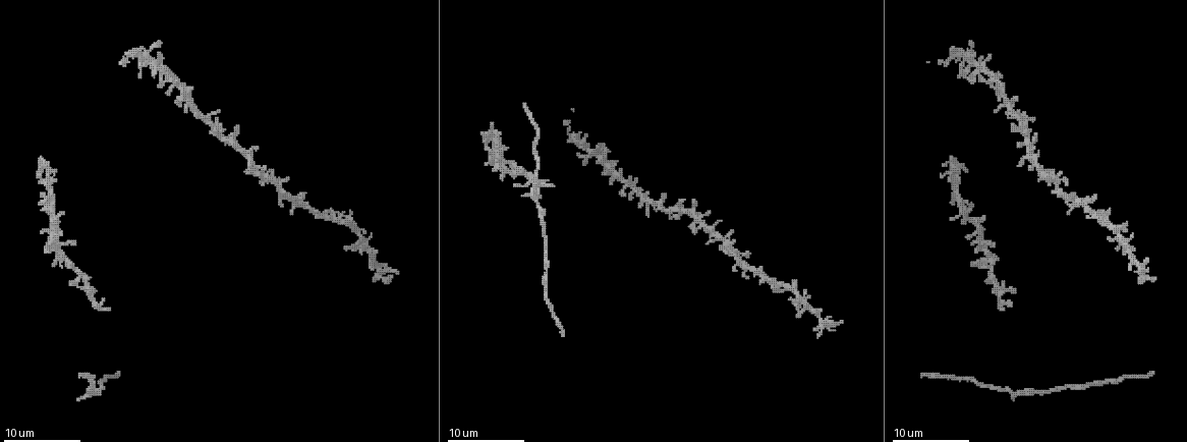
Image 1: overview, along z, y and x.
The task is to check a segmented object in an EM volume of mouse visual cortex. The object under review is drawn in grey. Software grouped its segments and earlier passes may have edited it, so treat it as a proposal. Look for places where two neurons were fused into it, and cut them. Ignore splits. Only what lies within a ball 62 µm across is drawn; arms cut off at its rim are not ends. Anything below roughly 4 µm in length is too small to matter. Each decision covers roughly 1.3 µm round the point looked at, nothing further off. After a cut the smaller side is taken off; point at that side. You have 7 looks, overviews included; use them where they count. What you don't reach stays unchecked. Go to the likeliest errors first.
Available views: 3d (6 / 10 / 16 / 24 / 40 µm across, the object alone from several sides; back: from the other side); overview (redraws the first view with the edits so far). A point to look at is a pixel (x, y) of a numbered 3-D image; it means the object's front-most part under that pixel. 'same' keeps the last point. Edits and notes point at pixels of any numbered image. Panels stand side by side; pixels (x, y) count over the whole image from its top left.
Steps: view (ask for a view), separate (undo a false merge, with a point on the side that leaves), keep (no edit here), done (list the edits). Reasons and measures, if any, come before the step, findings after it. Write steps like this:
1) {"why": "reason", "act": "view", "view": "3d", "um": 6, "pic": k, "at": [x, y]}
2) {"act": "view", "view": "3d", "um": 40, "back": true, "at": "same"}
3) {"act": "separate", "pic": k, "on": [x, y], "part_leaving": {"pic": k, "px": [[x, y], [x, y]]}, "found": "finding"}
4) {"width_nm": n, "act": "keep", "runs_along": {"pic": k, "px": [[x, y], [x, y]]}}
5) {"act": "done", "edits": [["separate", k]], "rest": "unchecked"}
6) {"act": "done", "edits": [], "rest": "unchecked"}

{"act": "view", "view": "3d", "um": 10, "pic": 1, "at": [999, 309]}

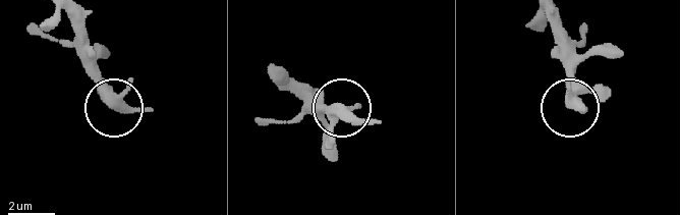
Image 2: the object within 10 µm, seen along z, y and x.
{"act": "keep", "runs_along": {"pic": 2, "px": [[64, 12], [79, 59], [109, 104]]}, "found": "one neuron here"}

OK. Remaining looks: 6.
{"why": "three-way junction", "act": "view", "view": "3d", "um": 10, "pic": 1, "at": [369, 256]}

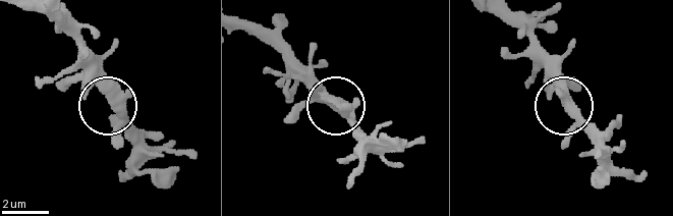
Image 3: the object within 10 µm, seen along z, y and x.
{"width_nm": 360, "act": "keep", "runs_along": {"pic": 3, "px": [[505, 13], [535, 43], [562, 101], [597, 140]]}, "found": "one neuron here"}

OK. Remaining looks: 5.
{"why": "four arms meet", "act": "view", "view": "3d", "um": 10, "pic": 1, "at": [260, 174]}

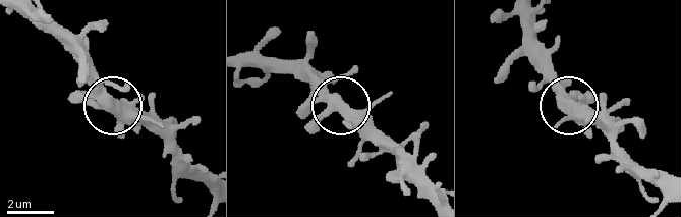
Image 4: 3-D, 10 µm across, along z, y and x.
{"act": "keep", "runs_along": {"pic": 4, "px": [[247, 59], [271, 59], [307, 72], [380, 145]]}, "found": "one neuron here"}

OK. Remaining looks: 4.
{"act": "done", "edits": [], "rest": "unchecked"}

